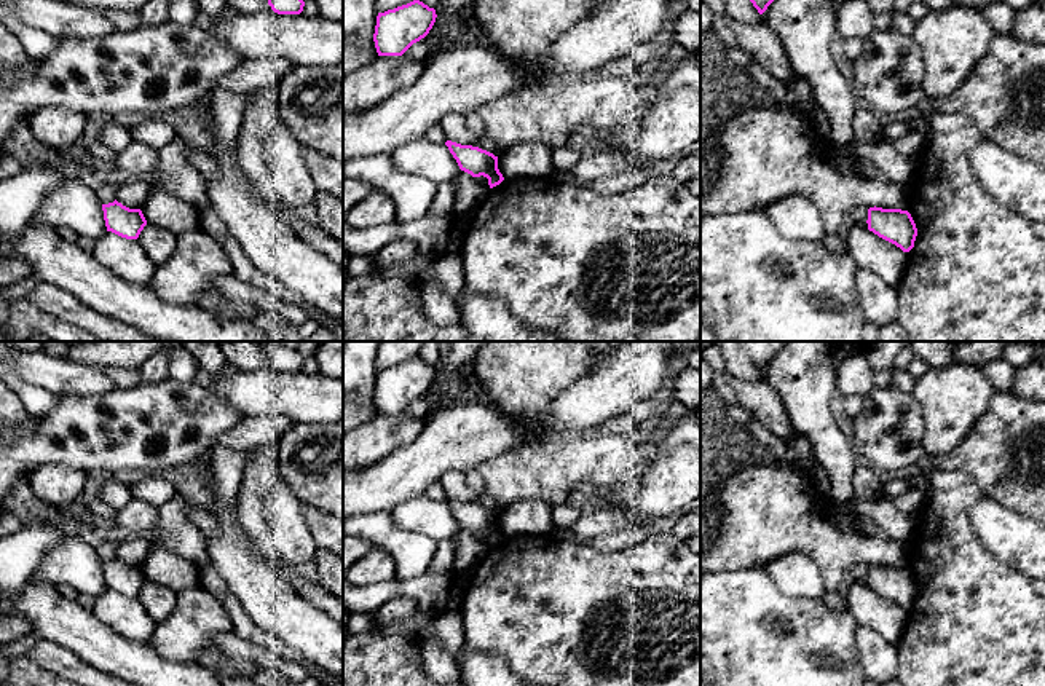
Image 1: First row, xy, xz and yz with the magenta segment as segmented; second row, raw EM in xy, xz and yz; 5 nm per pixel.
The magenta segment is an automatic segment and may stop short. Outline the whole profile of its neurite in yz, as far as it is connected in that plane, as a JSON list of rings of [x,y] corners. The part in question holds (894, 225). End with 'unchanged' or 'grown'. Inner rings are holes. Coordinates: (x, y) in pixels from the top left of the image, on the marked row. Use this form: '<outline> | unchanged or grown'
[[[874,206],[868,209],[866,223],[870,231],[895,244],[903,252],[909,252],[914,247],[917,228],[908,211]]] | unchanged

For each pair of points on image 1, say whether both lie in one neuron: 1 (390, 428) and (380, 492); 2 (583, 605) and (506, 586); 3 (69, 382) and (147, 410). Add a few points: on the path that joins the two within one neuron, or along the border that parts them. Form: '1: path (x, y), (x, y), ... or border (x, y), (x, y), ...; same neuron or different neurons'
1: border (417, 437), (359, 471); different neurons
2: path (563, 605), (543, 605), (525, 599); same neuron
3: border (115, 388), (98, 394), (64, 396); different neurons

